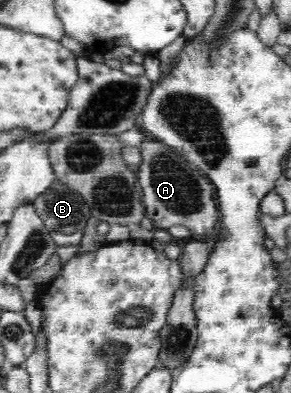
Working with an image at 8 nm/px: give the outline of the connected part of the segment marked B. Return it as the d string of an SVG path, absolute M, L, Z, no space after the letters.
M59 180L39 194L32 206L49 231L56 230L62 234L82 230L92 211L88 210L81 194Z

